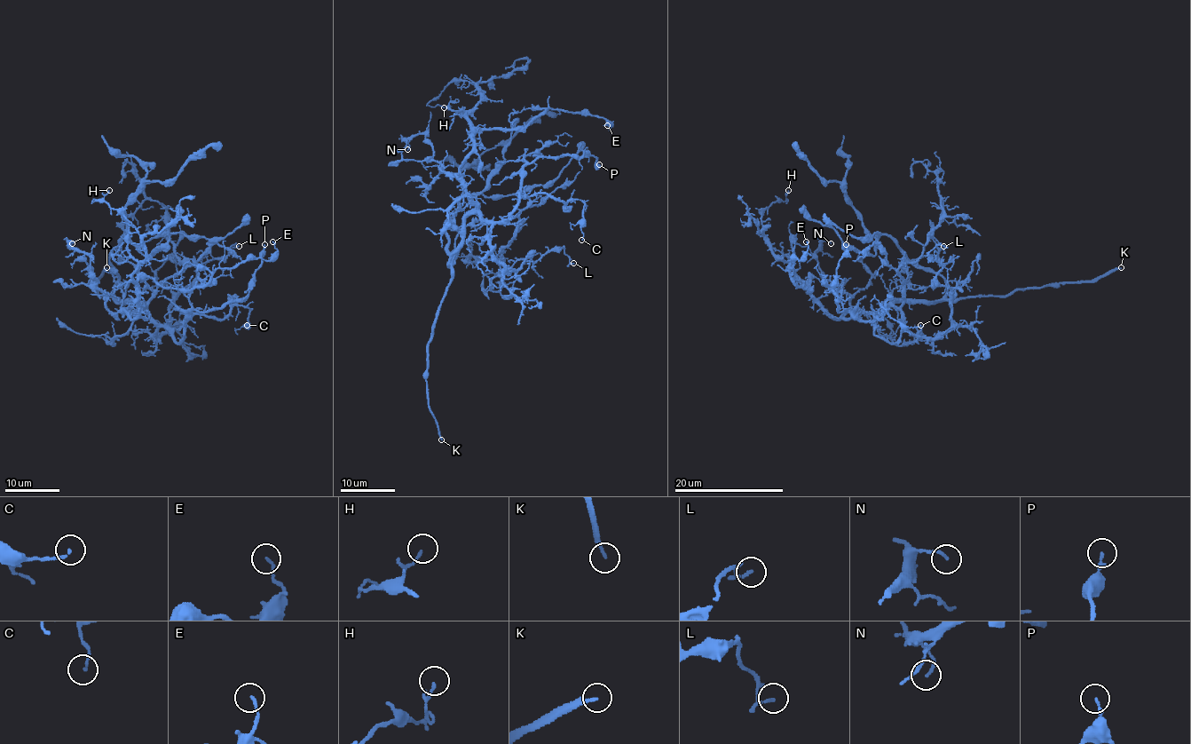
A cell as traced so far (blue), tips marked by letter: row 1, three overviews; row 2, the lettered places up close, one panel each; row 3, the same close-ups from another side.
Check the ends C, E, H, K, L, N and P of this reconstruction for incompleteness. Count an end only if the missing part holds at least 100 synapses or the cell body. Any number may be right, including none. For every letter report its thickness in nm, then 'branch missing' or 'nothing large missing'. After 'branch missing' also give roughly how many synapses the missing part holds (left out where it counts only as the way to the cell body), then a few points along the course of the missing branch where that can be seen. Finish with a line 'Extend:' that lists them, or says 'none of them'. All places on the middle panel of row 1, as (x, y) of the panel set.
C: 120 nm | nothing large missing
E: 120 nm | nothing large missing
H: 110 nm | nothing large missing
K: 170 nm | branch missing
L: 90 nm | nothing large missing
N: 120 nm | nothing large missing
P: 150 nm | nothing large missing
Extend: K

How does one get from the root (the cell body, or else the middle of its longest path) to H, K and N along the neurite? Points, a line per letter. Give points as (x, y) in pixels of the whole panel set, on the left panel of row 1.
H: (127, 300), (142, 305), (125, 310), (135, 318), (132, 276), (145, 246), (115, 209), (94, 201), (109, 190)
K: (127, 300), (101, 296), (92, 288), (91, 284), (106, 267)
N: (127, 300), (142, 305), (136, 311), (117, 312), (106, 307), (106, 294), (97, 285), (90, 258), (72, 243)

